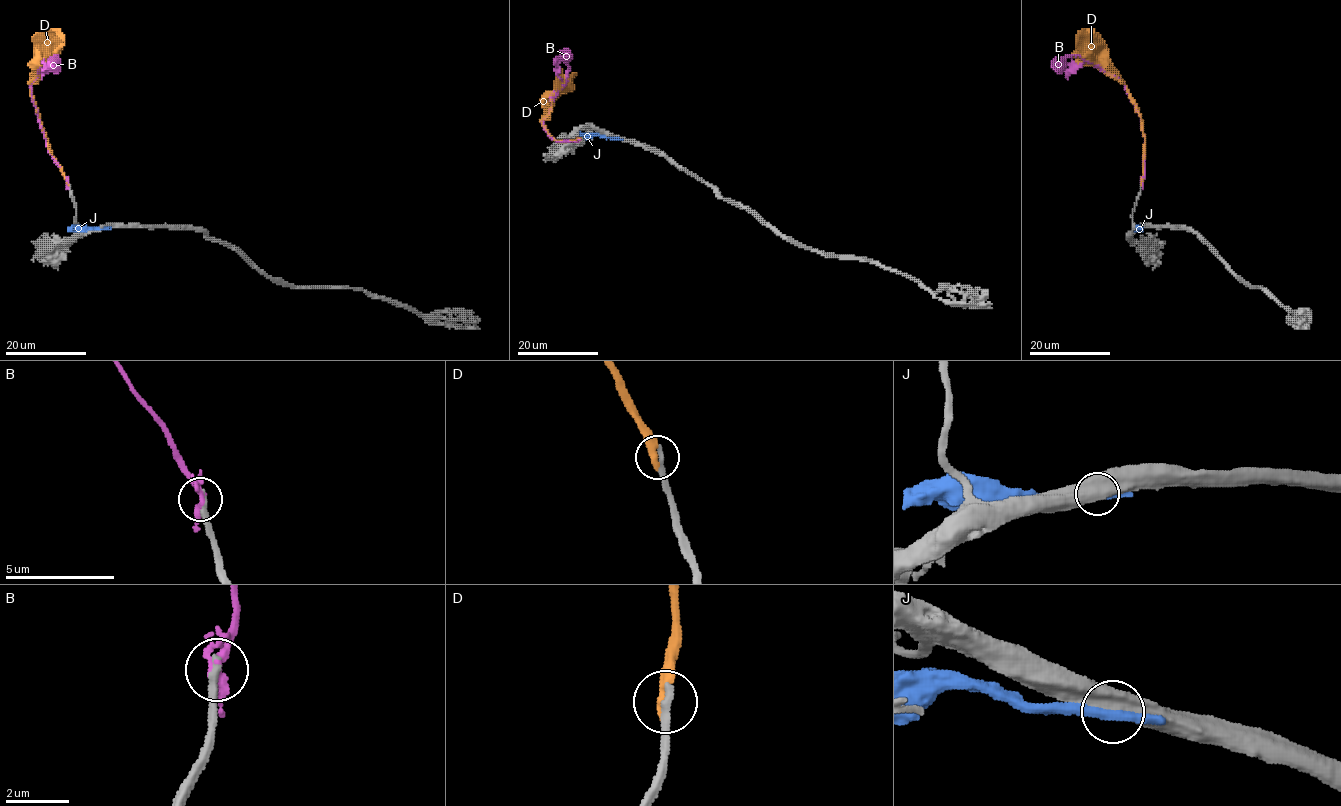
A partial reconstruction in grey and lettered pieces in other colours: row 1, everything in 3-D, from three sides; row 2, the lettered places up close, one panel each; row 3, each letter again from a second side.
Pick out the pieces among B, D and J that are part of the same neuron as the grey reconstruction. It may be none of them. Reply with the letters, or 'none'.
D

